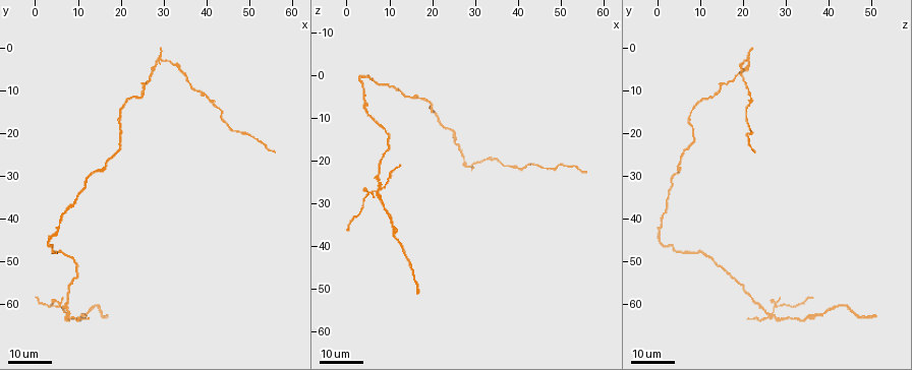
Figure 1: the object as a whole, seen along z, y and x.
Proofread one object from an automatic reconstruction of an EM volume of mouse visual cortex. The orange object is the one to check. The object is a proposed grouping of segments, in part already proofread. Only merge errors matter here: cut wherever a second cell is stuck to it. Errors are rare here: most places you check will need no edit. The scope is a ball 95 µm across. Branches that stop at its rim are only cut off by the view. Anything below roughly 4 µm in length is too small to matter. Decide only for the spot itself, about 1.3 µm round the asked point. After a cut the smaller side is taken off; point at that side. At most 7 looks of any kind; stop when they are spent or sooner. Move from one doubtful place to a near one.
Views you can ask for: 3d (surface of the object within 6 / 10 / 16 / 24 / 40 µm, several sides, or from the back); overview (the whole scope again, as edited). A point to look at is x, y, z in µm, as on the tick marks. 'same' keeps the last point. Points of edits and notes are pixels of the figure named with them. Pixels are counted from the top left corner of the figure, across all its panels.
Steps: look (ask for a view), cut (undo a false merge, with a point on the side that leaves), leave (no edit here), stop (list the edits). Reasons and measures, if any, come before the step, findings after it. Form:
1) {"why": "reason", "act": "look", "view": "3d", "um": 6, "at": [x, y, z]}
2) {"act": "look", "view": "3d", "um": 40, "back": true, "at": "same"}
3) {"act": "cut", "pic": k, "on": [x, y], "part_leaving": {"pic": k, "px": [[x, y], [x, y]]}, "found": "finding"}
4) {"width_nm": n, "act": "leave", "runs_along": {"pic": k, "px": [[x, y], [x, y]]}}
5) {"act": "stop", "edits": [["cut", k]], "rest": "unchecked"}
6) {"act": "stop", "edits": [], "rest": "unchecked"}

{"why": "sudden change in width", "act": "look", "view": "3d", "um": 16, "at": [27.5, 5.5, 20.0]}

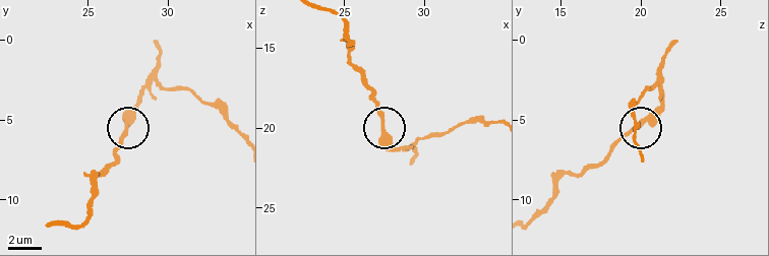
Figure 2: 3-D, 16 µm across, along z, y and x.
{"why": "zoom in", "act": "look", "view": "3d", "um": 6, "at": [27.5, 5.2, 20.0]}

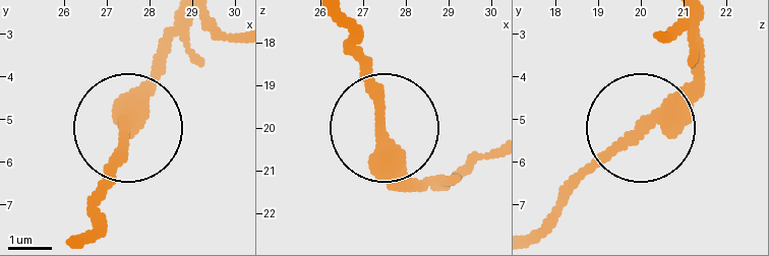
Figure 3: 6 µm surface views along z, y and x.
{"width_nm": 330, "act": "leave", "runs_along": {"pic": 3, "px": [[347, 17], [383, 148], [419, 188]]}, "found": "one cell here"}

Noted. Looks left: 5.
{"why": "thin neck", "act": "look", "view": "3d", "um": 24, "at": [25.0, 8.5, 15.5]}

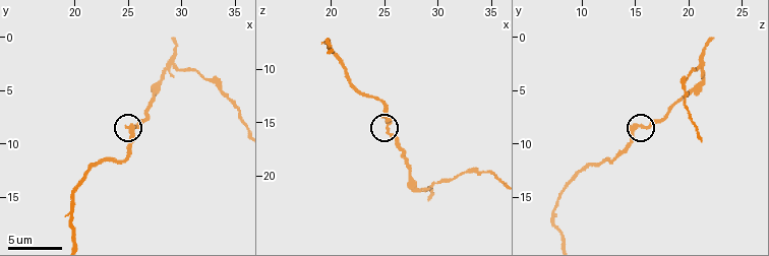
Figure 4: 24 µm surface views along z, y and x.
{"why": "closer look", "act": "look", "view": "3d", "um": 6, "at": [25.4, 8.4, 15.6]}

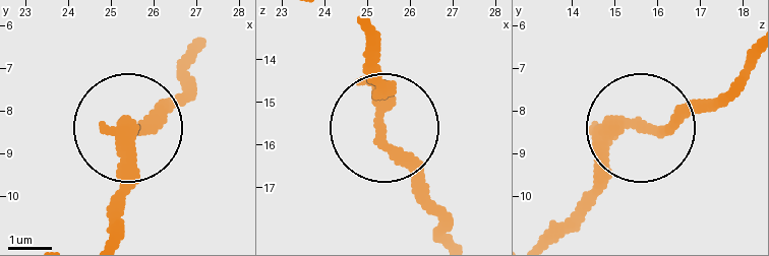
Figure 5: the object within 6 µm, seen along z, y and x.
{"width_nm": 240, "act": "leave", "runs_along": {"pic": 5, "px": [[542, 239], [586, 195], [608, 140], [725, 101]]}, "found": "all the same cell"}

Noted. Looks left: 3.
{"why": "sudden change in width", "act": "look", "view": "3d", "um": 24, "at": [11.0, 63.0, 37.0]}

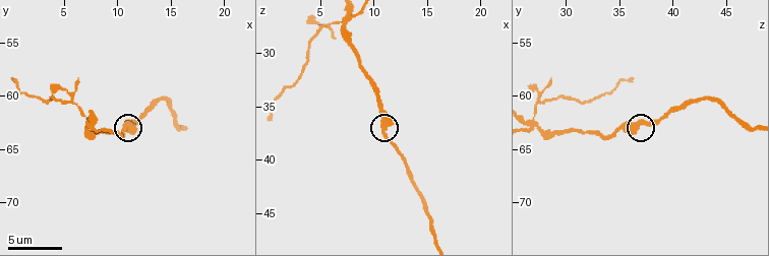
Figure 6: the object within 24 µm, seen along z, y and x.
{"why": "zoom in", "act": "look", "view": "3d", "um": 10, "at": [11.0, 62.6, 37.2]}

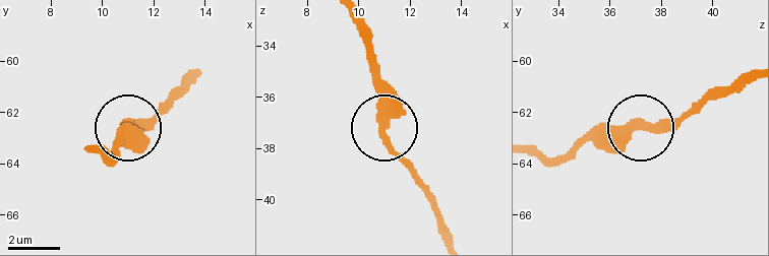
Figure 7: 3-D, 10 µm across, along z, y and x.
{"act": "leave", "runs_along": {"pic": 7, "px": [[354, 20], [385, 100], [387, 145], [415, 176]]}, "found": "all the same cell"}

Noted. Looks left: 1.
{"act": "stop", "edits": [], "rest": "unchecked"}

